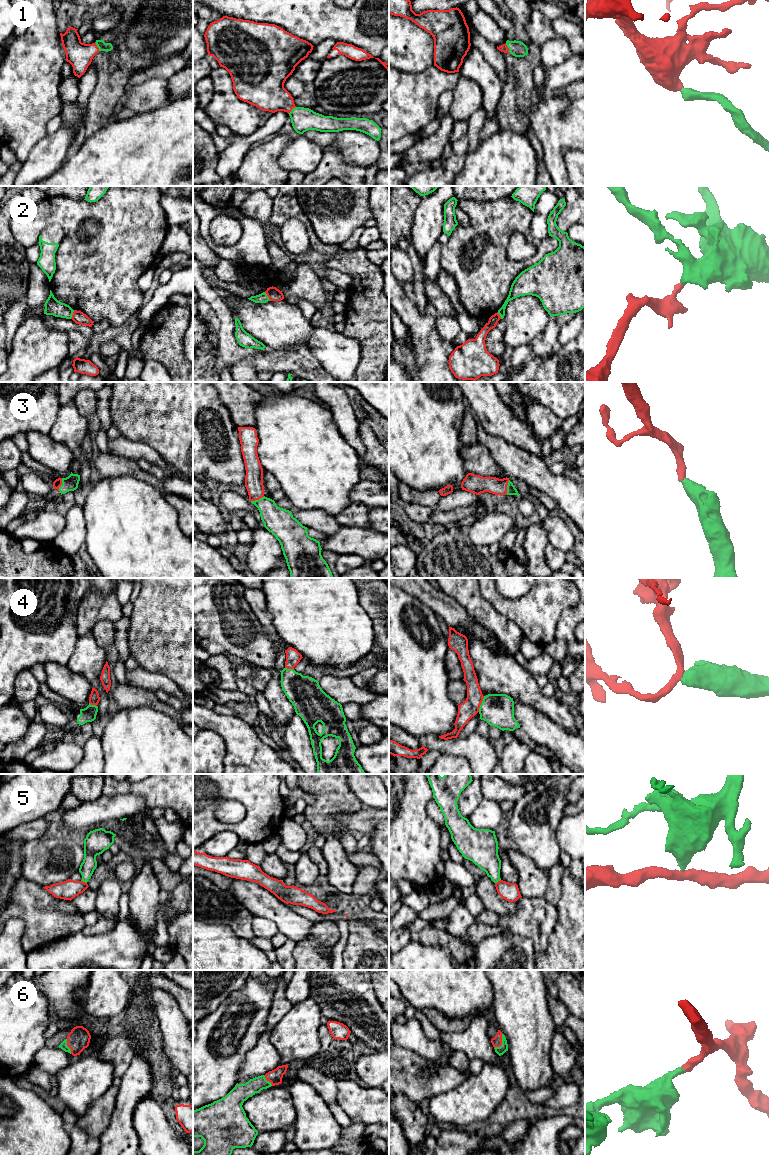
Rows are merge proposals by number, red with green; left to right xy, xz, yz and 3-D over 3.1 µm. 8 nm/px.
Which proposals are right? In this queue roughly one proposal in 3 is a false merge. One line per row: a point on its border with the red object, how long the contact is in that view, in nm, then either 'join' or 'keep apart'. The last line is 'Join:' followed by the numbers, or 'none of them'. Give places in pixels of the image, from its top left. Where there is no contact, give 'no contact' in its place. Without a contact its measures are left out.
1: meets red in yz at (508, 48); contact 90 nm long; join
2: meets red in xy at (73, 314); contact 80 nm long; keep apart
3: meets red in yz at (506, 486); contact 140 nm long; join
4: meets red in yz at (480, 704); contact 140 nm long; keep apart
5: meets red in xy at (84, 882); contact 50 nm long; keep apart
6: meets red in yz at (501, 1042); contact 140 nm long; join
Join: 1, 3, 6

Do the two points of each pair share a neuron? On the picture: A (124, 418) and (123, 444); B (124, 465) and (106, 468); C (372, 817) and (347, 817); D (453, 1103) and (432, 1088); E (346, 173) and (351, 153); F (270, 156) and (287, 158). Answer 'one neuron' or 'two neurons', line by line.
A: two neurons
B: one neuron
C: one neuron
D: two neurons
E: two neurons
F: two neurons

